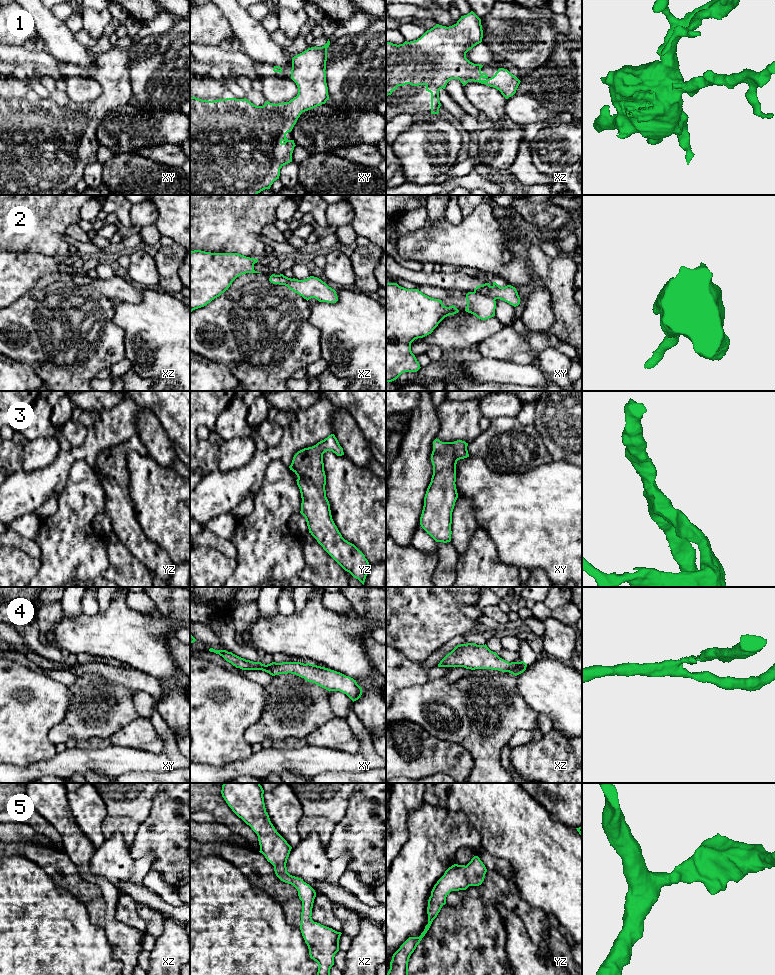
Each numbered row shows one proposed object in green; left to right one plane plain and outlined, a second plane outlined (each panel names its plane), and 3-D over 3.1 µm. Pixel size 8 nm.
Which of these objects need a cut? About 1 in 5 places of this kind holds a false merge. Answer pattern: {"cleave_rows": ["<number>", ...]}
{"cleave_rows": ["2"]}

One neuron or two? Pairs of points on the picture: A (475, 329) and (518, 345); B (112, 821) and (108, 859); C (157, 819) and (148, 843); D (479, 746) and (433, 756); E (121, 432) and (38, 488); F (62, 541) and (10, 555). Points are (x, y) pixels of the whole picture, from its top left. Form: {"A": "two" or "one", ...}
{"A": "two", "B": "two", "C": "one", "D": "two", "E": "one", "F": "two"}

